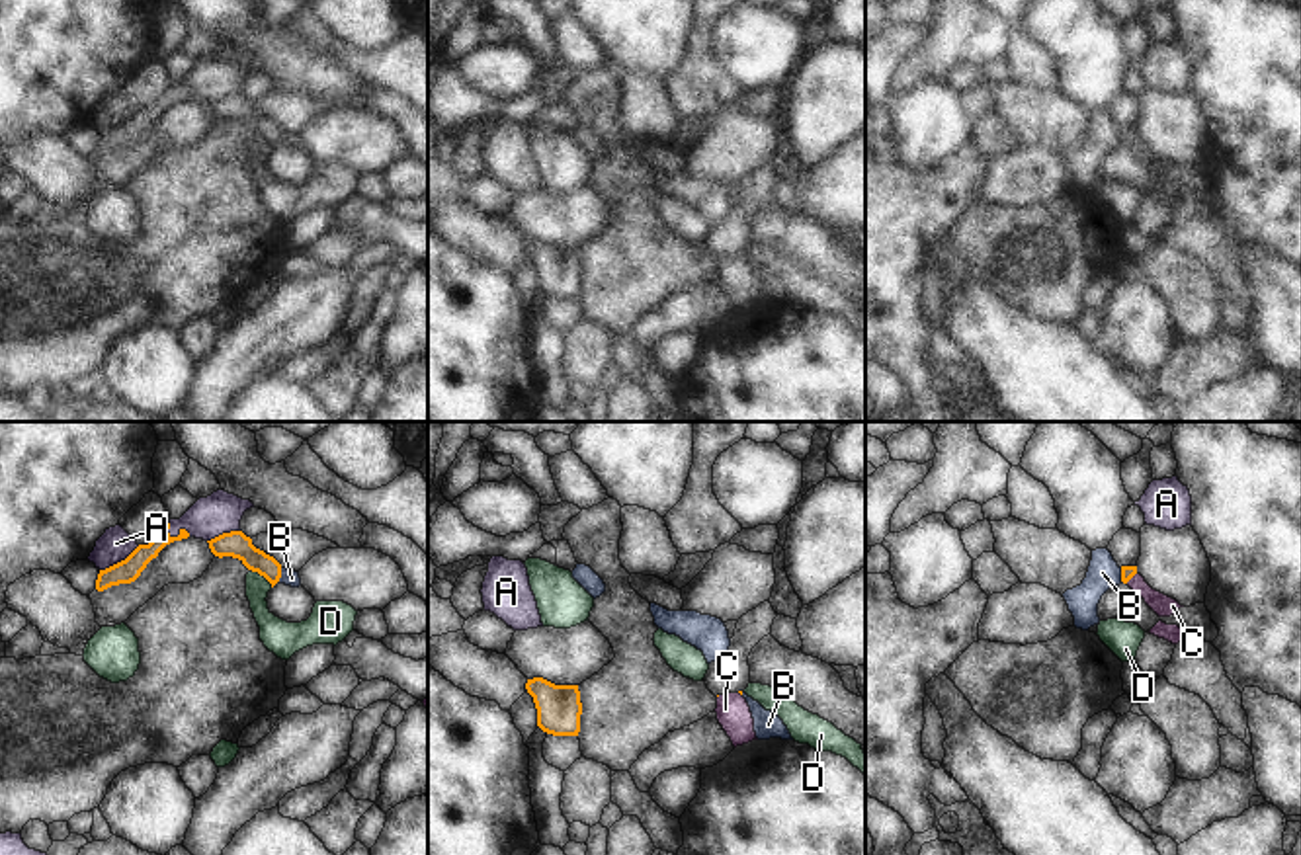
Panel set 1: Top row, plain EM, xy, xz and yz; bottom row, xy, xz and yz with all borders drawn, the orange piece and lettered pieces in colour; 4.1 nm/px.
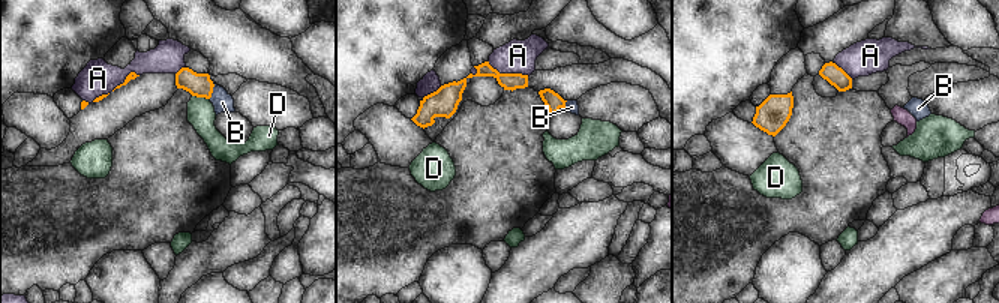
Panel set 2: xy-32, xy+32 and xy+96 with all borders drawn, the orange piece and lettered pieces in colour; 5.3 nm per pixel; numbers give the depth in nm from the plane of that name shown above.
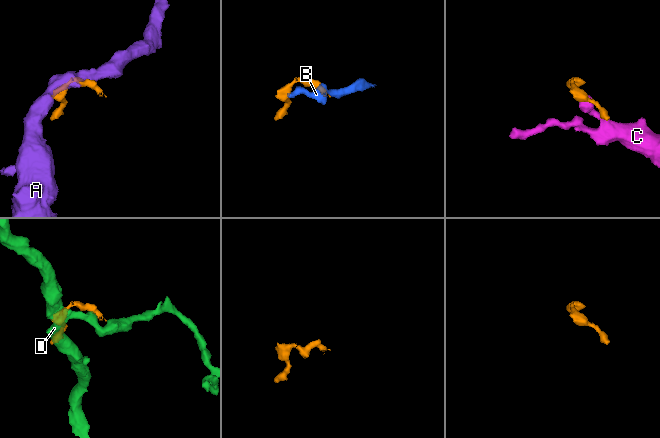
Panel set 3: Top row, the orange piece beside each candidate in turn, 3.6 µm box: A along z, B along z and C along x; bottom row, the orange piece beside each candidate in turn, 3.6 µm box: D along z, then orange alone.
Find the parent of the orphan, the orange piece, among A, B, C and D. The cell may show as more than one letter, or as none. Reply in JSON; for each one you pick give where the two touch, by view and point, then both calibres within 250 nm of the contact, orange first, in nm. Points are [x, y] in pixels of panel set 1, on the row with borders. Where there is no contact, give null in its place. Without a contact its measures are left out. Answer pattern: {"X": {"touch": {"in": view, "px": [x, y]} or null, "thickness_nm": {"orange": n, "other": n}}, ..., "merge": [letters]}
{"C": {"touch": {"in": "yz", "px": [1130, 578]}, "thickness_nm": {"orange": 60, "other": 90}}, "merge": ["C"]}

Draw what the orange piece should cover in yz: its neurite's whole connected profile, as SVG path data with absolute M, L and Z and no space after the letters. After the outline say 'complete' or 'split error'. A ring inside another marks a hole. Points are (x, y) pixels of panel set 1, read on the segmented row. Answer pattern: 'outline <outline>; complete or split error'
outline M1121 566L1121 582L1127 584L1139 597L1145 599L1145 603L1158 615L1158 617L1170 617L1180 607L1176 599L1153 590L1145 578L1137 572L1137 566Z; split error

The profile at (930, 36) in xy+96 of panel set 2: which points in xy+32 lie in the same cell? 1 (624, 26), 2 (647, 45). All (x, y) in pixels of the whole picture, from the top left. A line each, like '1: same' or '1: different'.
1: different
2: same

